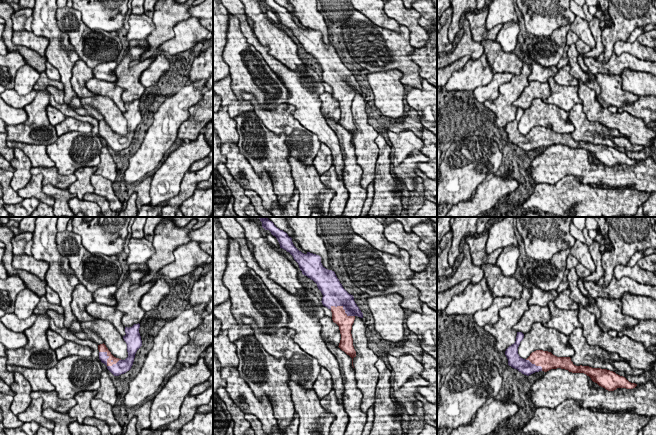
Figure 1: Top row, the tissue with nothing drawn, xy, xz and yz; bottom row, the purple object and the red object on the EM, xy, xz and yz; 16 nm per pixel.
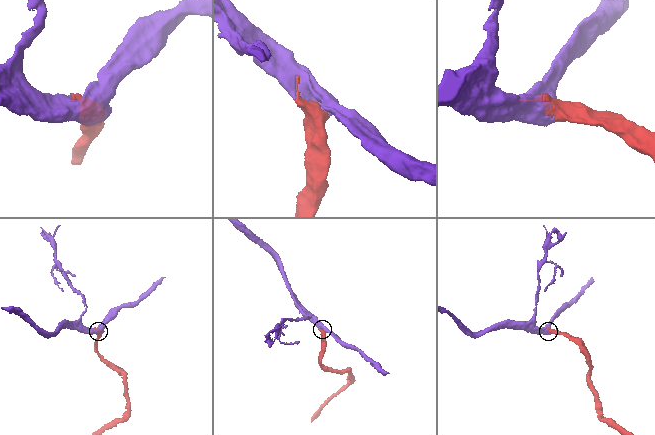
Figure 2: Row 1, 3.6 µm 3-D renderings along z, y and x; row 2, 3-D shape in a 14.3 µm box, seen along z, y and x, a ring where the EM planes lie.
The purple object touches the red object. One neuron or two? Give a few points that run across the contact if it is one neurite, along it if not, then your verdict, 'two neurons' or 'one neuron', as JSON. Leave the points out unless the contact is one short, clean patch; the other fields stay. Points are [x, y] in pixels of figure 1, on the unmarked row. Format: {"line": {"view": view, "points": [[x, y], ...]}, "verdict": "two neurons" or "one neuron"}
{"verdict": "one neuron"}

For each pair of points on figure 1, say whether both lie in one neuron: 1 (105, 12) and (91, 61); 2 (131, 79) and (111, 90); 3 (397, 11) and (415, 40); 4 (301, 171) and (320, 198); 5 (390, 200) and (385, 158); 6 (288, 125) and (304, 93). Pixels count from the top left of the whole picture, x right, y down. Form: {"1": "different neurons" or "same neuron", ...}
{"1": "different neurons", "2": "different neurons", "3": "same neuron", "4": "same neuron", "5": "same neuron", "6": "different neurons"}

